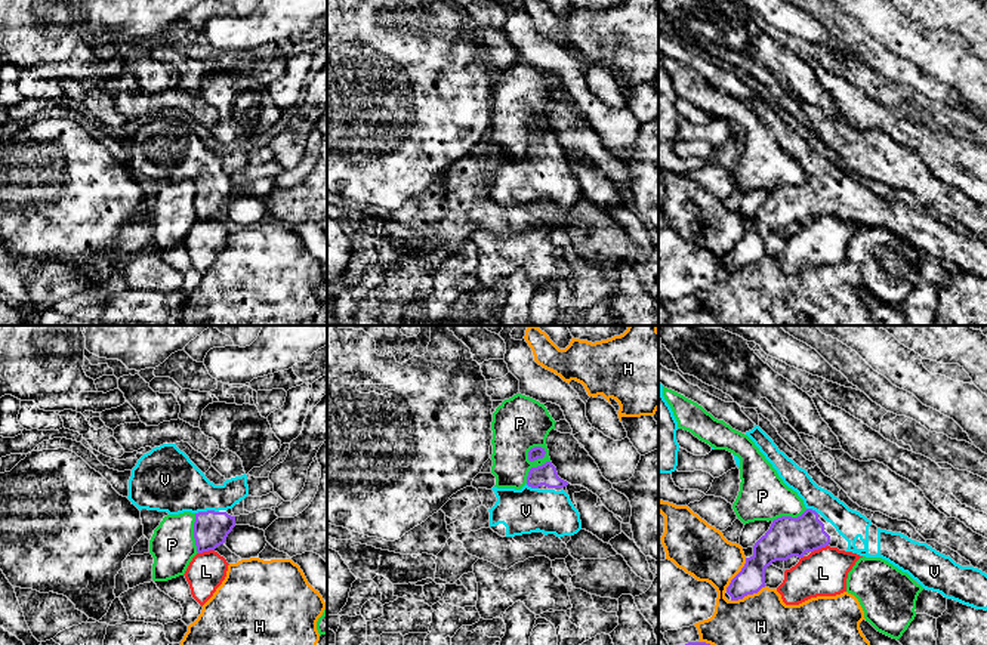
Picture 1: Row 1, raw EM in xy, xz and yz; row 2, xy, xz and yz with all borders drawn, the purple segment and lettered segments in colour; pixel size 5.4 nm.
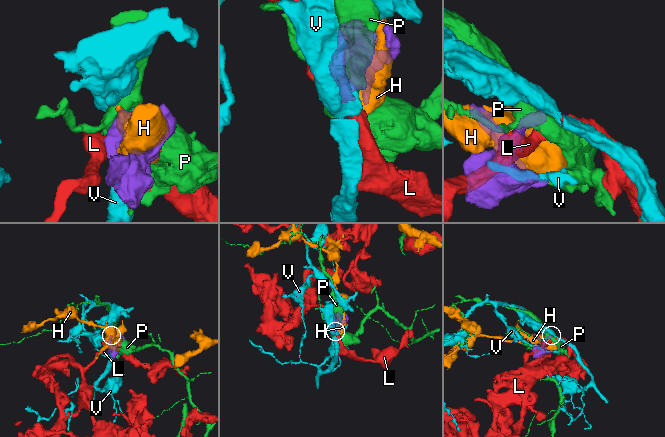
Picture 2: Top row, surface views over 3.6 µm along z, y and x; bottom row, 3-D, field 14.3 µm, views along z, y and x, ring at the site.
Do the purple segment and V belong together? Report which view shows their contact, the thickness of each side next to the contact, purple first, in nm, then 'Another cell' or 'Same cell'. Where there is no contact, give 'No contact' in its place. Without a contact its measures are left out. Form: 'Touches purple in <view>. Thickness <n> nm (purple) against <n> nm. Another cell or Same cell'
Touches purple in xy. Thickness 190 nm (purple) against 320 nm. Same cell

